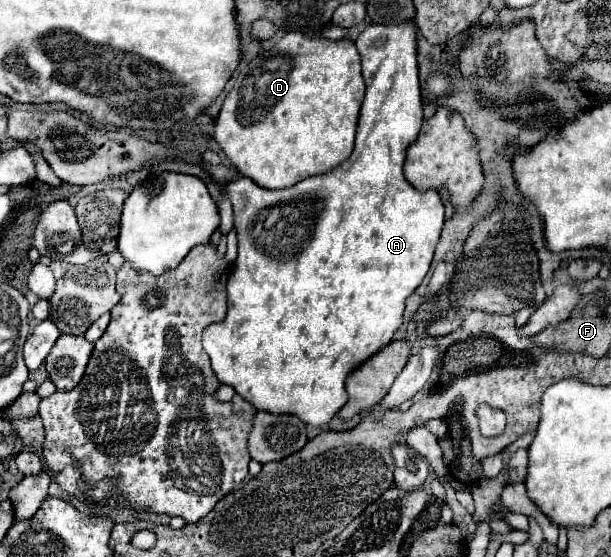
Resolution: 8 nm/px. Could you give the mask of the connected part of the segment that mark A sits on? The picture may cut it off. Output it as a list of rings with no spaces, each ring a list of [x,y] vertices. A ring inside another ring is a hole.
[[[403,22],[397,26],[367,26],[359,38],[355,40],[357,52],[361,56],[361,70],[363,70],[363,80],[367,86],[365,100],[361,106],[359,114],[359,126],[357,126],[357,138],[355,138],[355,148],[349,160],[341,162],[335,166],[335,170],[305,178],[297,182],[295,186],[283,188],[283,190],[265,190],[257,186],[249,178],[235,178],[229,184],[223,184],[223,192],[229,198],[233,206],[233,218],[235,218],[235,232],[239,238],[239,256],[235,264],[231,266],[229,282],[227,282],[227,318],[219,324],[213,324],[205,330],[203,334],[203,348],[211,358],[211,368],[221,384],[229,384],[235,388],[239,396],[243,396],[247,402],[251,402],[257,410],[271,412],[271,414],[295,414],[299,416],[305,424],[321,428],[331,422],[331,418],[343,408],[347,402],[347,392],[345,392],[345,378],[359,368],[365,360],[369,360],[373,354],[383,350],[391,340],[393,334],[399,330],[403,324],[403,310],[405,310],[405,300],[415,292],[415,288],[423,282],[429,264],[433,260],[433,252],[443,228],[443,216],[445,216],[445,206],[441,196],[435,190],[419,192],[415,190],[405,174],[403,174],[403,164],[407,156],[407,148],[415,142],[421,124],[423,124],[423,106],[421,106],[421,88],[419,88],[419,76],[417,76],[417,46],[415,46],[415,26],[413,22]]]

